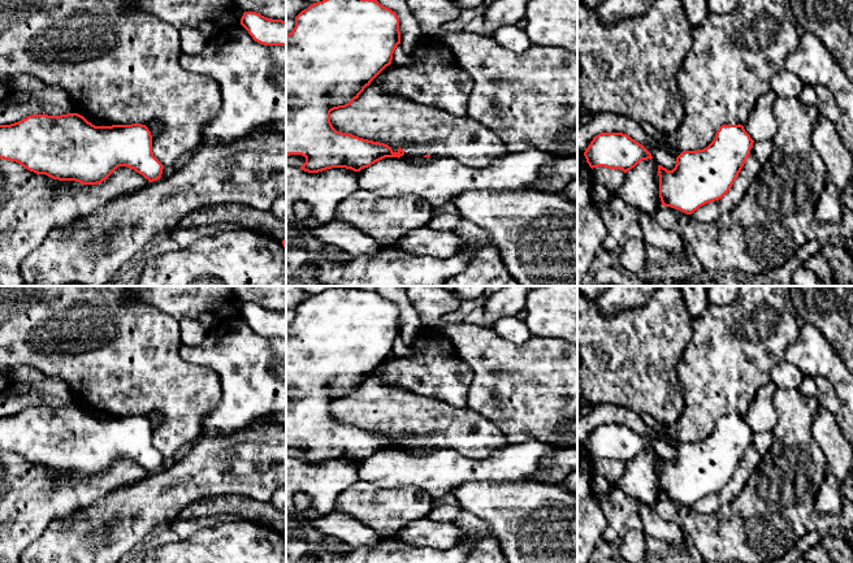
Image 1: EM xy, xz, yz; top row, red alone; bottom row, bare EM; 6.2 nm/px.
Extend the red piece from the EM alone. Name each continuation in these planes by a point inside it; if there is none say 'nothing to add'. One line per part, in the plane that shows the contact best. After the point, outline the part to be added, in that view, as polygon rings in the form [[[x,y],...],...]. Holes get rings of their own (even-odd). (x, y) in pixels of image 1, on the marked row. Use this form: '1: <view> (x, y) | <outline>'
nothing to add

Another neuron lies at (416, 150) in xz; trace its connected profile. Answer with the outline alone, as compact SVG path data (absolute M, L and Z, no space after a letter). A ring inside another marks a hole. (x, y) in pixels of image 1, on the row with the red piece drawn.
M382 82L367 86L351 105L332 111L330 122L337 131L385 143L393 150L393 152L398 152L398 148L400 147L404 151L404 155L399 159L412 165L428 165L440 159L454 159L467 168L486 169L490 168L498 159L507 155L507 150L502 139L492 129L472 120L468 114L454 116L440 108L421 105L406 98L393 95L385 91Z

